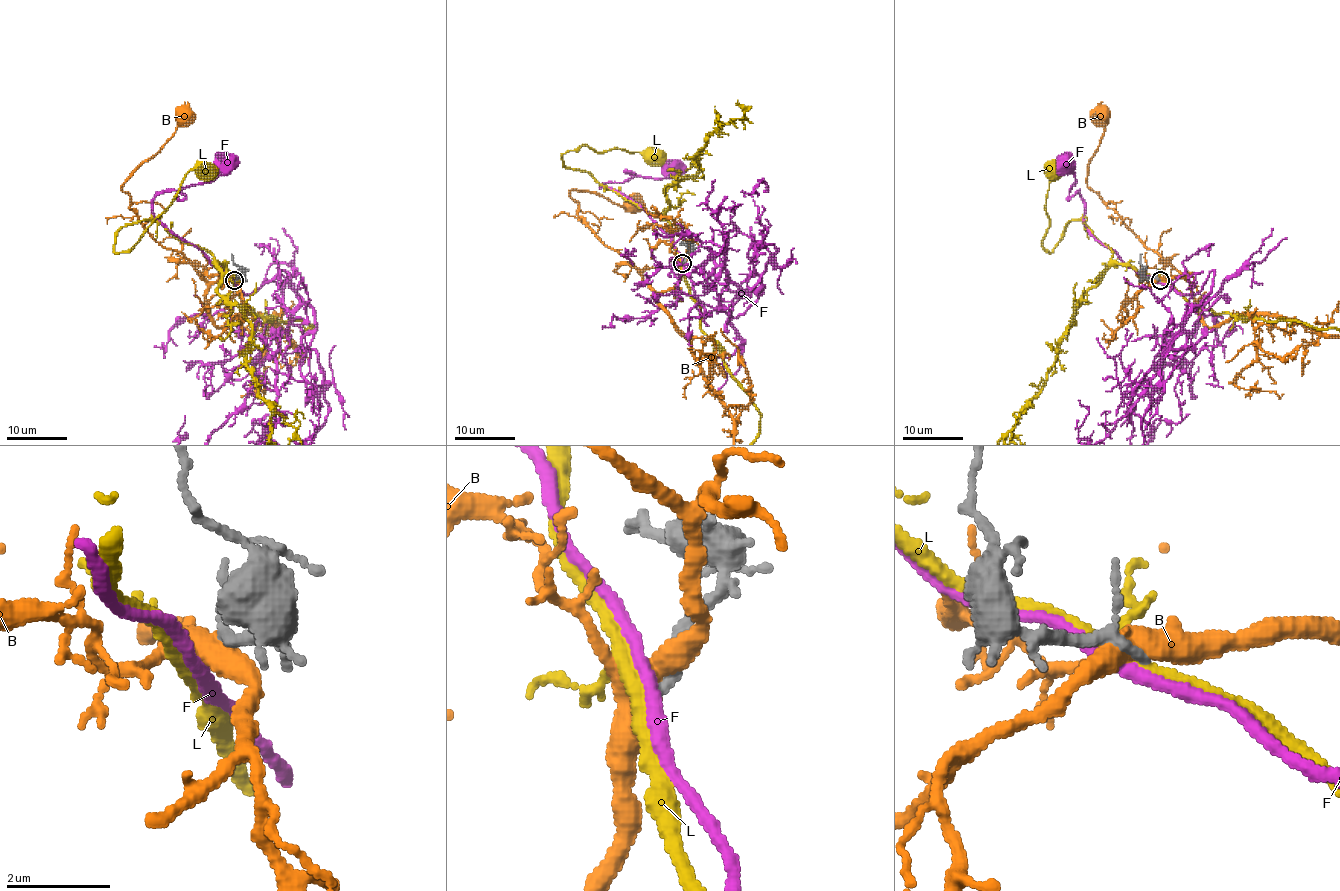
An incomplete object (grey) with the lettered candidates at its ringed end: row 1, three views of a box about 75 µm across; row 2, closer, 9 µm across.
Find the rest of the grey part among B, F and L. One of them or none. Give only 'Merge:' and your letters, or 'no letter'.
Merge: no letter

